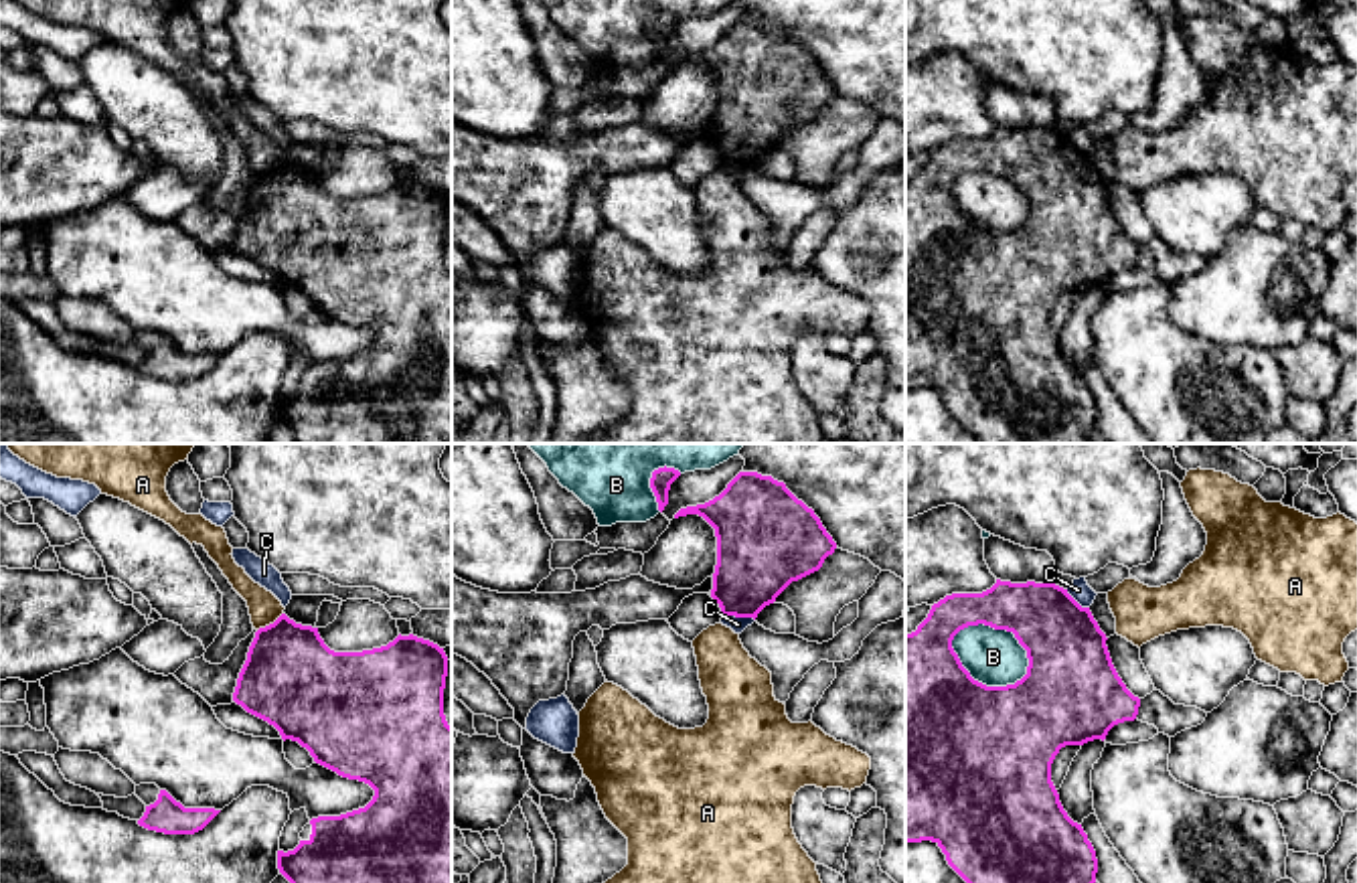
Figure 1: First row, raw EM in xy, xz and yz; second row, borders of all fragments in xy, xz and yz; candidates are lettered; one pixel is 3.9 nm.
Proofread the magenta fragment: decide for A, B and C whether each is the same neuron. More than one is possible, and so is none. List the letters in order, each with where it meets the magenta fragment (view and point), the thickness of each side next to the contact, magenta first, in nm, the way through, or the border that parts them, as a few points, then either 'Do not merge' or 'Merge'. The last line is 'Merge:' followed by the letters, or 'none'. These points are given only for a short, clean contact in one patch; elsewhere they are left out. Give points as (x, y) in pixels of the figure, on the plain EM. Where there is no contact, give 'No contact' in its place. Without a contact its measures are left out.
A: Touches magenta at xy (270, 171). Thickness 380 nm (magenta) against 130 nm. Do not merge
B: Touches magenta at yz (981, 229). Thickness 500 nm (magenta) against 220 nm. Do not merge
C: Touches magenta at xz (740, 163). Thickness 320 nm (magenta) against 60 nm. Boundary: xz (724, 161), (754, 167). Do not merge
Merge: none

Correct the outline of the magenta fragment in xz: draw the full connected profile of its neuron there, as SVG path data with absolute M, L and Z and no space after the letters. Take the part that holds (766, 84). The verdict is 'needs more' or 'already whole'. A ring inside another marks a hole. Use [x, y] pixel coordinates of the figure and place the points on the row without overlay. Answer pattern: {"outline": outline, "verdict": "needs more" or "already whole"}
{"outline": "M739 18L713 47L681 55L674 65L699 61L717 83L717 111L711 144L723 162L757 164L792 130L818 117L836 89L820 65L784 28L757 18Z", "verdict": "already whole"}

